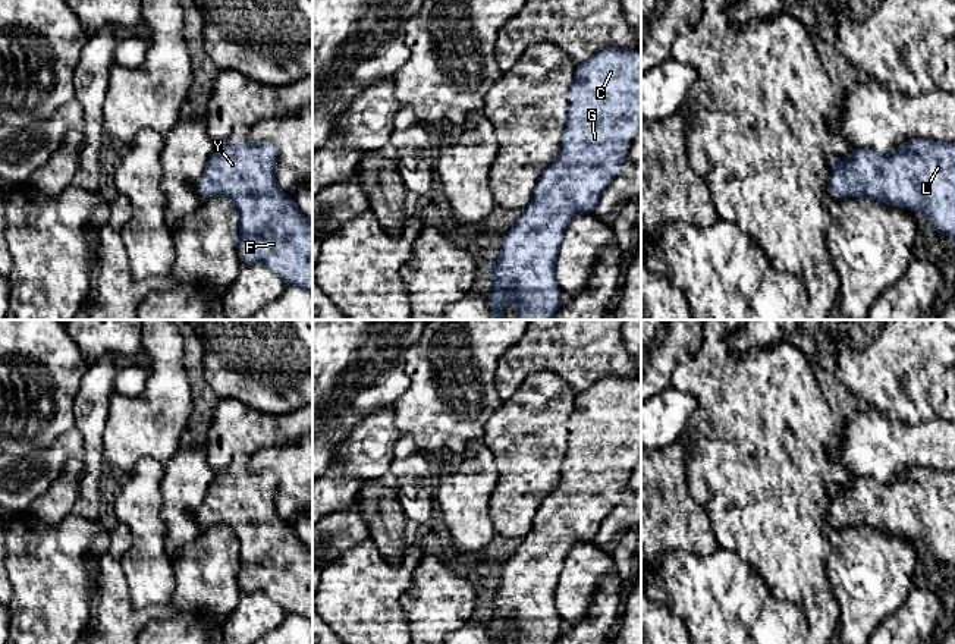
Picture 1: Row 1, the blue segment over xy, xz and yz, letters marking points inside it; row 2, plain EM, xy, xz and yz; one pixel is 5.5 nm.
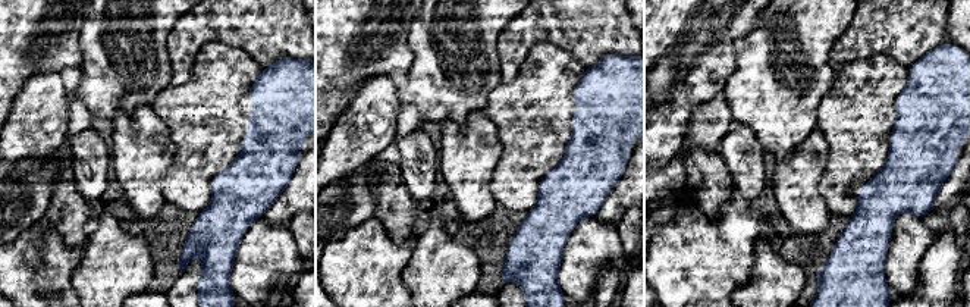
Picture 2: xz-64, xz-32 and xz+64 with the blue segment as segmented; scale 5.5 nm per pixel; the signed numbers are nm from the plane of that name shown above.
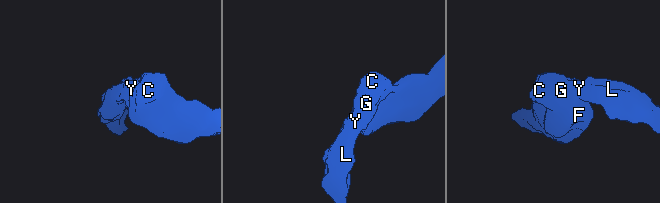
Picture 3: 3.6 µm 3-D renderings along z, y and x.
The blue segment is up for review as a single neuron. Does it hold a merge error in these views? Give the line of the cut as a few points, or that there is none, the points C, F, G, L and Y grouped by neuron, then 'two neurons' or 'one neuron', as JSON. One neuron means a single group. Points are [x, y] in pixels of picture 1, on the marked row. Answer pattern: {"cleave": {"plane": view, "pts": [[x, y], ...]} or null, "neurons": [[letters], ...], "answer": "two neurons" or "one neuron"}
{"cleave": null, "neurons": [["C", "F", "G", "L", "Y"]], "answer": "one neuron"}

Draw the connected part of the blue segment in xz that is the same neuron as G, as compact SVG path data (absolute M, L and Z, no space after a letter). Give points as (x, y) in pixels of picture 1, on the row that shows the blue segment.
M607 47L578 63L575 81L569 87L566 100L569 117L563 131L560 154L538 178L530 204L503 239L497 261L484 270L494 282L493 289L487 293L494 320L502 320L508 293L515 295L516 320L552 320L560 308L562 290L556 283L555 267L569 219L575 213L594 213L603 191L618 176L626 157L628 145L623 141L641 131L641 53Z

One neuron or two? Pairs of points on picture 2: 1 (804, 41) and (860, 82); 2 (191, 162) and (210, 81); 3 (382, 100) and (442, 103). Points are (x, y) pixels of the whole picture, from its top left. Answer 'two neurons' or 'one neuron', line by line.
1: two neurons
2: one neuron
3: two neurons

